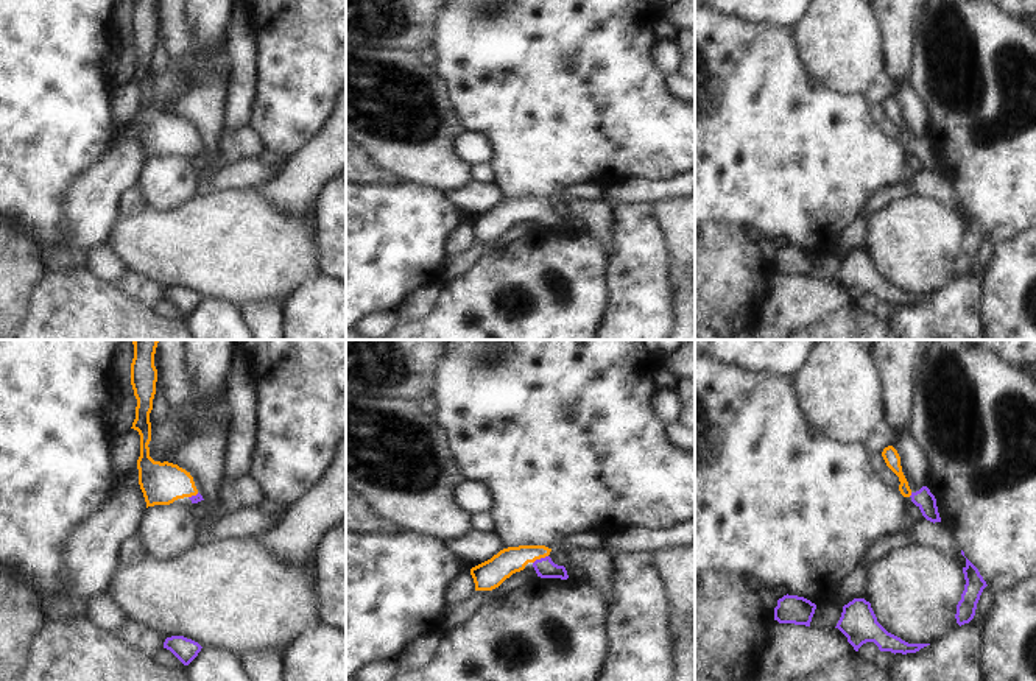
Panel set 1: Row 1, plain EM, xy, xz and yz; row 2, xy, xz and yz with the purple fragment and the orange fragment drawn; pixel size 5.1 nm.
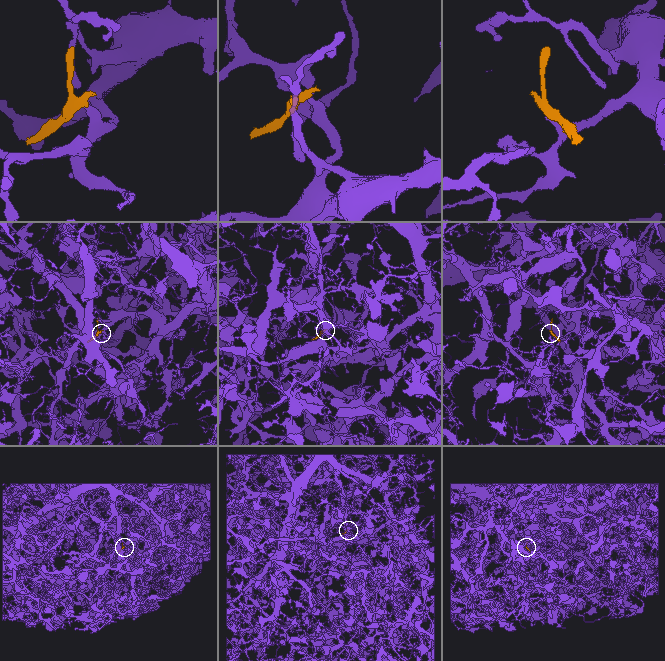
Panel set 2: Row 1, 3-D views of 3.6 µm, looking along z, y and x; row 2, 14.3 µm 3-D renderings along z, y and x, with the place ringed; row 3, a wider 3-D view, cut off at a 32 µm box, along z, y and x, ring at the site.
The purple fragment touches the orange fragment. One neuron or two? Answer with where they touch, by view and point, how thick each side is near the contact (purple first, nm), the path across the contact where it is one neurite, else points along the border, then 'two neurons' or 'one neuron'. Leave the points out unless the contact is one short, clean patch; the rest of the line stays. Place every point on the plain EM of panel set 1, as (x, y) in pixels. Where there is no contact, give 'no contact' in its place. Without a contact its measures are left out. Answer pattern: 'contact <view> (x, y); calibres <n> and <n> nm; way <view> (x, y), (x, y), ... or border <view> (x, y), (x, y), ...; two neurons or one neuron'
contact xz (541, 209); calibres 100 and 140 nm; way xz (546, 218), (541, 209), (518, 208), (511, 211); one neuron

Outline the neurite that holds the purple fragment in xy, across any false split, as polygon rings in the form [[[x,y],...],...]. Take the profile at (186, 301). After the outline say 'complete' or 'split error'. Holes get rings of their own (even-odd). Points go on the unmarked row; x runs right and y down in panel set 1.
[[[171,287],[165,290],[164,299],[170,301],[184,316],[189,316],[203,298],[184,287]]] | complete

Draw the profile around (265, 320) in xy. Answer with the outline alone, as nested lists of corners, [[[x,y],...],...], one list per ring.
[[[248,302],[240,307],[240,315],[254,340],[284,340],[285,302]]]

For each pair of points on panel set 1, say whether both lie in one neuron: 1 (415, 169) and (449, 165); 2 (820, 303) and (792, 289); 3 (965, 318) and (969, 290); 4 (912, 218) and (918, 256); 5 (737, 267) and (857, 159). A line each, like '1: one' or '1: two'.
1: one
2: one
3: one
4: one
5: two

